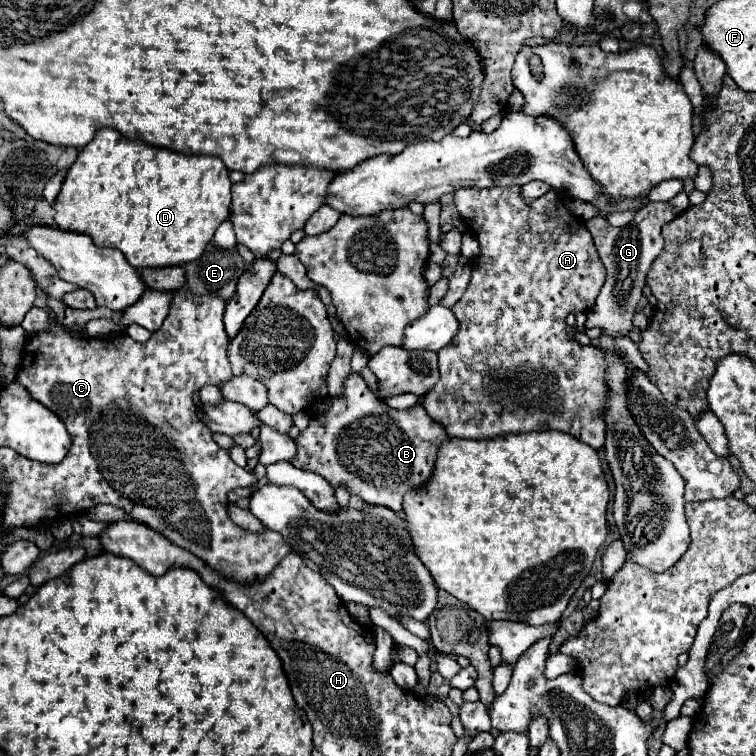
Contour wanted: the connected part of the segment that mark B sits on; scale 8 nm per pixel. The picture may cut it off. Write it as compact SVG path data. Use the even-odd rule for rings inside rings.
M350 374L344 384L346 388L342 396L332 400L330 412L326 416L312 420L310 426L304 432L300 432L296 440L298 454L292 460L292 464L300 470L310 470L324 476L332 486L346 484L352 494L358 494L368 504L380 504L392 508L394 512L402 512L404 494L412 488L422 488L426 480L432 478L438 448L450 436L442 424L434 424L434 420L426 414L422 404L416 404L408 410L392 410L372 394L372 390L360 374Z

